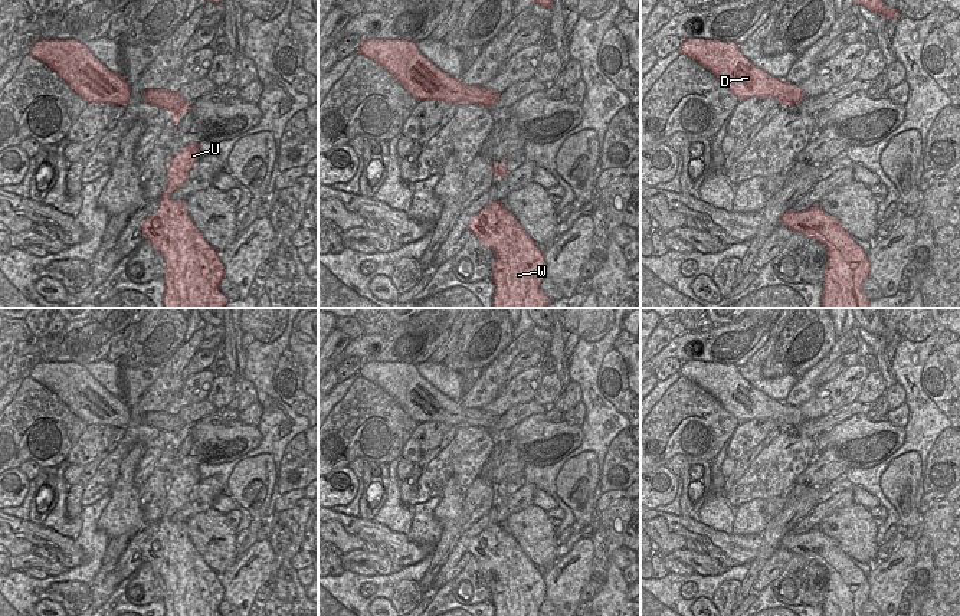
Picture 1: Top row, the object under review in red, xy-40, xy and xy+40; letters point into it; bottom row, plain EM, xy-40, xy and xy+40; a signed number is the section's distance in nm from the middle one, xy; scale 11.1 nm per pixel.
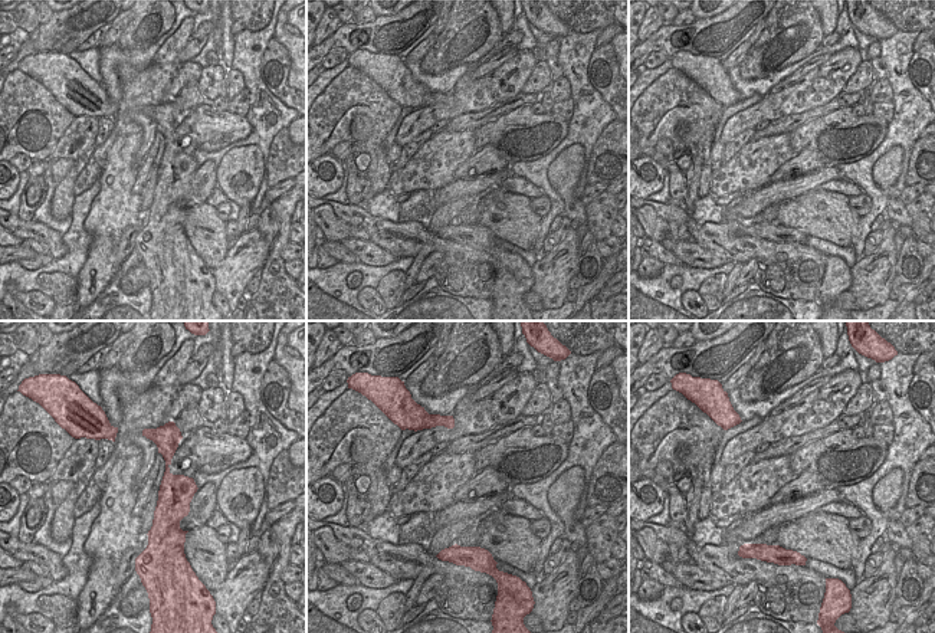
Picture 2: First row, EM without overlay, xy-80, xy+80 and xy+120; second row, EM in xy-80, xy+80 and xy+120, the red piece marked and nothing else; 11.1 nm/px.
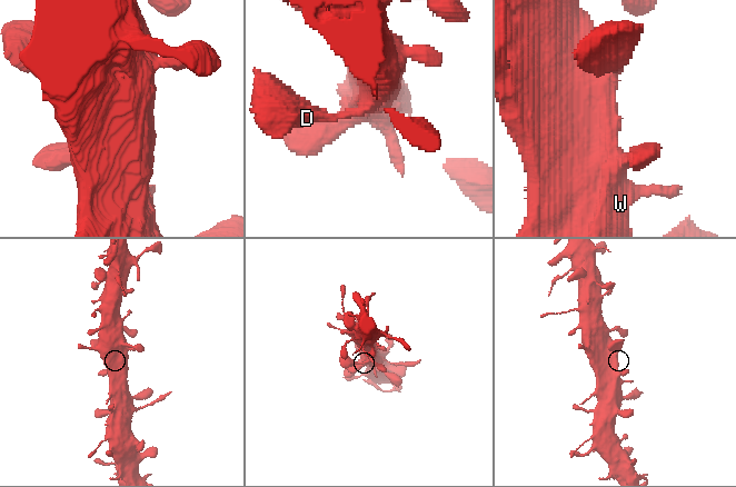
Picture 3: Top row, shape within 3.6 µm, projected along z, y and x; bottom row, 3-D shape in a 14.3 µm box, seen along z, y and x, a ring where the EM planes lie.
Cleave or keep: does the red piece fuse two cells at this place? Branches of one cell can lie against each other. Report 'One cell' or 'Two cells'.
One cell.

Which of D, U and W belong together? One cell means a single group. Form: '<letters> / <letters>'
D U W

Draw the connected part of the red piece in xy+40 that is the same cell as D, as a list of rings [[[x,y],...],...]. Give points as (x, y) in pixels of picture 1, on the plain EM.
[[[694,360],[682,363],[679,373],[714,396],[740,422],[771,419],[783,427],[794,427],[806,420],[797,407],[754,389],[735,364]]]

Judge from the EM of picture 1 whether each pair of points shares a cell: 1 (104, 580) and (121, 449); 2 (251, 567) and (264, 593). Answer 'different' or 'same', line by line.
1: different
2: different

